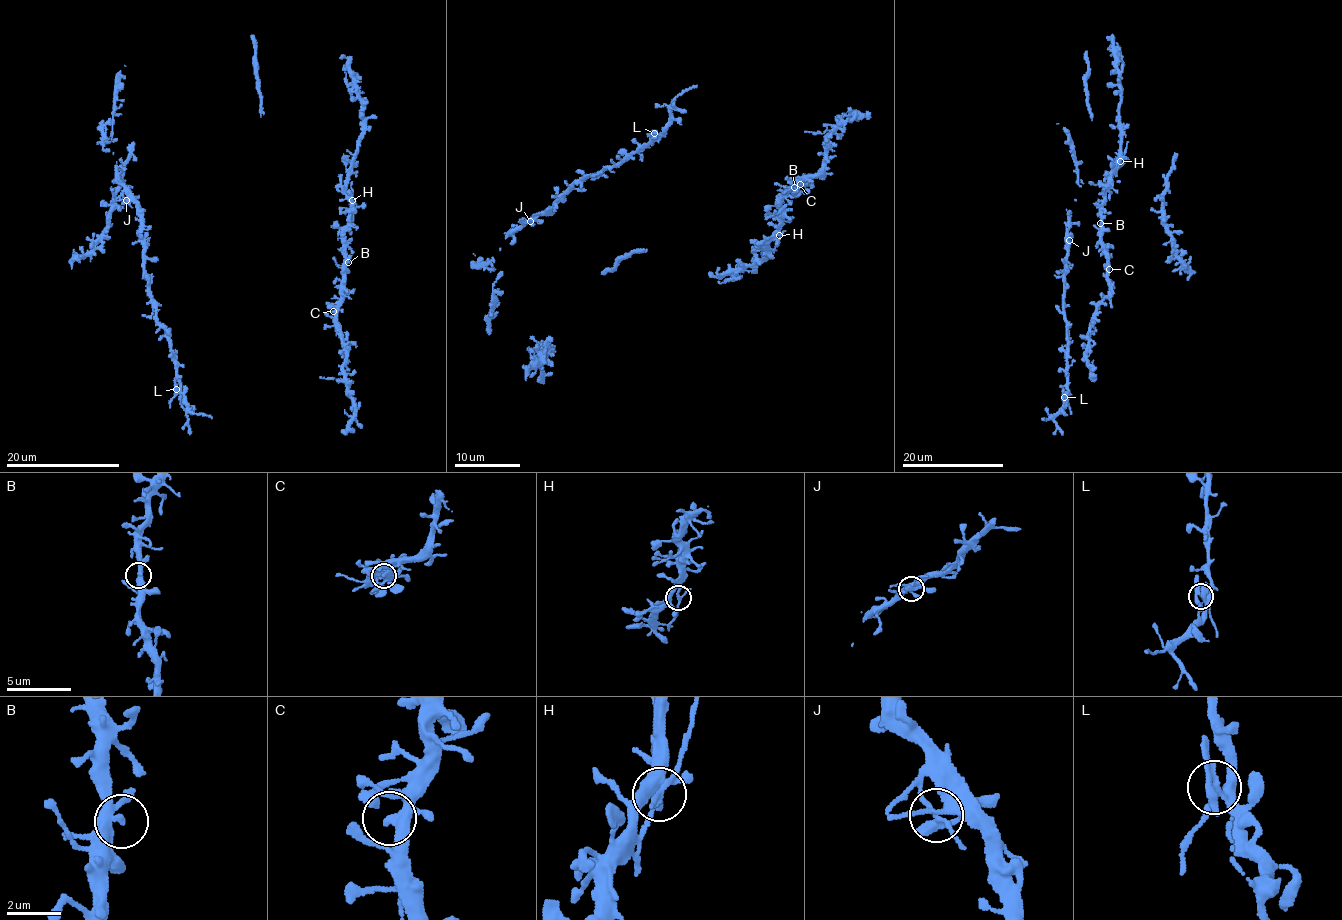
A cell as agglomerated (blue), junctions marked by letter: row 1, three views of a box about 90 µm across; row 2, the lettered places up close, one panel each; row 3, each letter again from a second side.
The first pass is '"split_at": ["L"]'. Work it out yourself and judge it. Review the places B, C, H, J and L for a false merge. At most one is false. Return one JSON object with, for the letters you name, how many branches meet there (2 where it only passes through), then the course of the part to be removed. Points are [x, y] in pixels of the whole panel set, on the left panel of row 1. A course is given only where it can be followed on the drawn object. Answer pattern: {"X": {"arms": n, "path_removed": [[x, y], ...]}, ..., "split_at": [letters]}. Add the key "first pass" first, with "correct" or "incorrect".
{"first pass": "correct", "L": {"arms": 4, "path_removed": [[177, 389], [170, 408]]}, "split_at": ["L"]}

